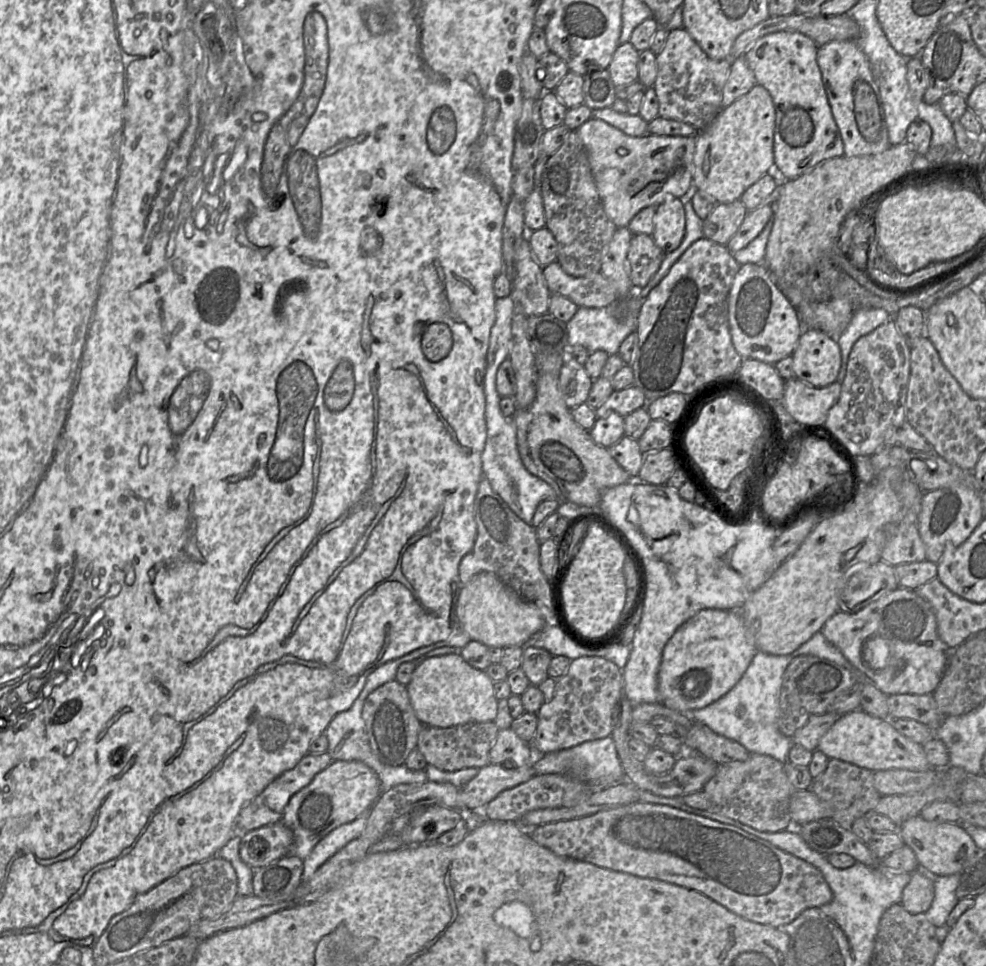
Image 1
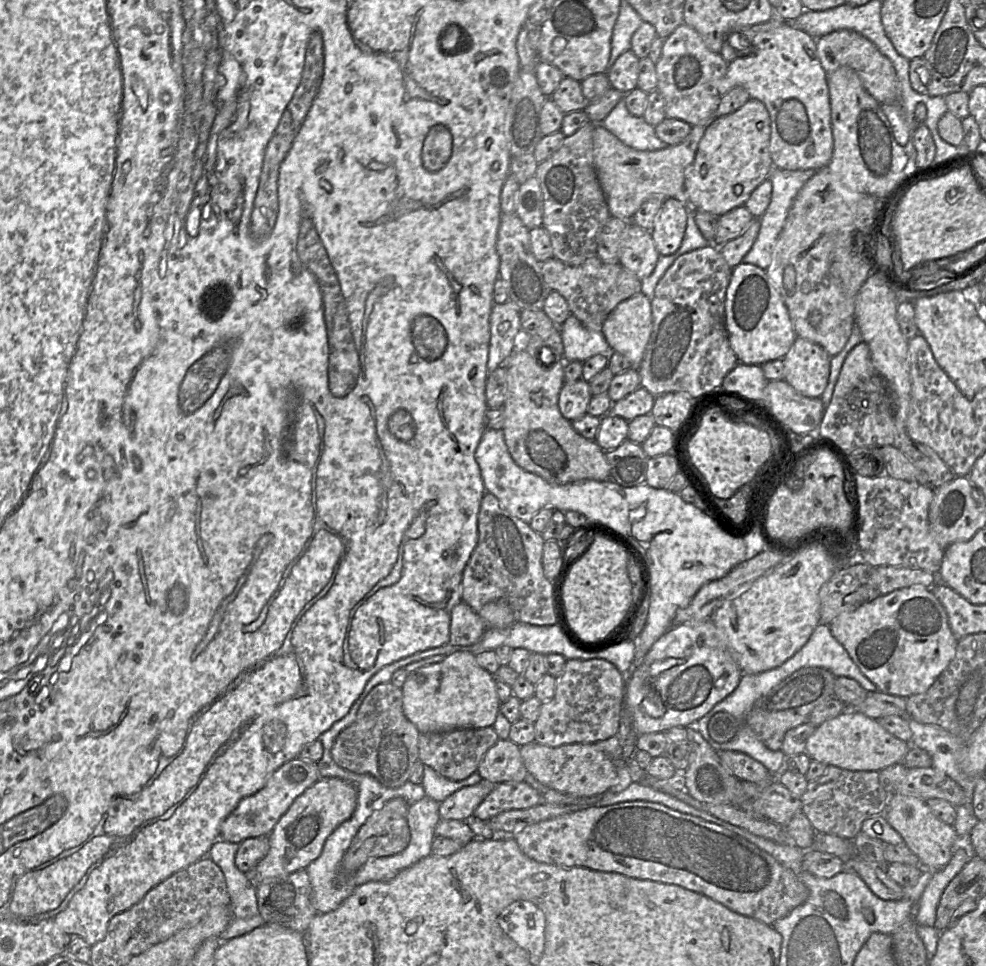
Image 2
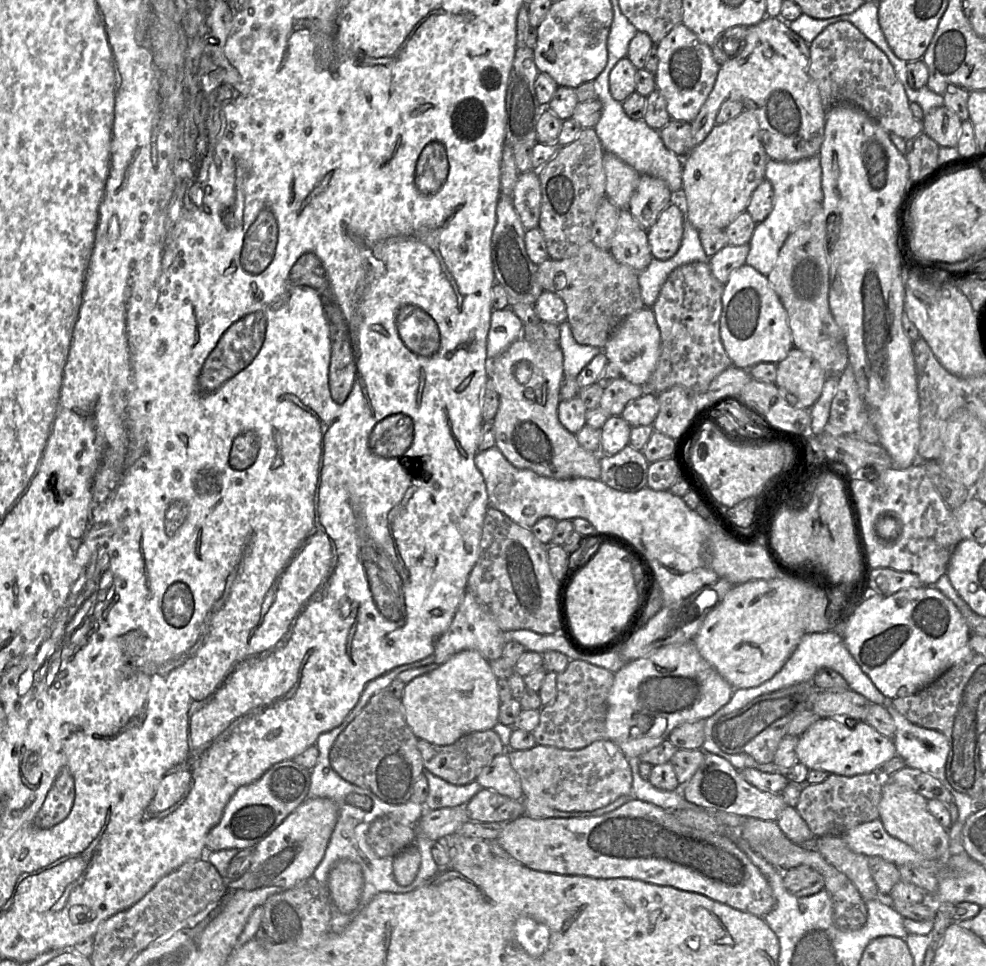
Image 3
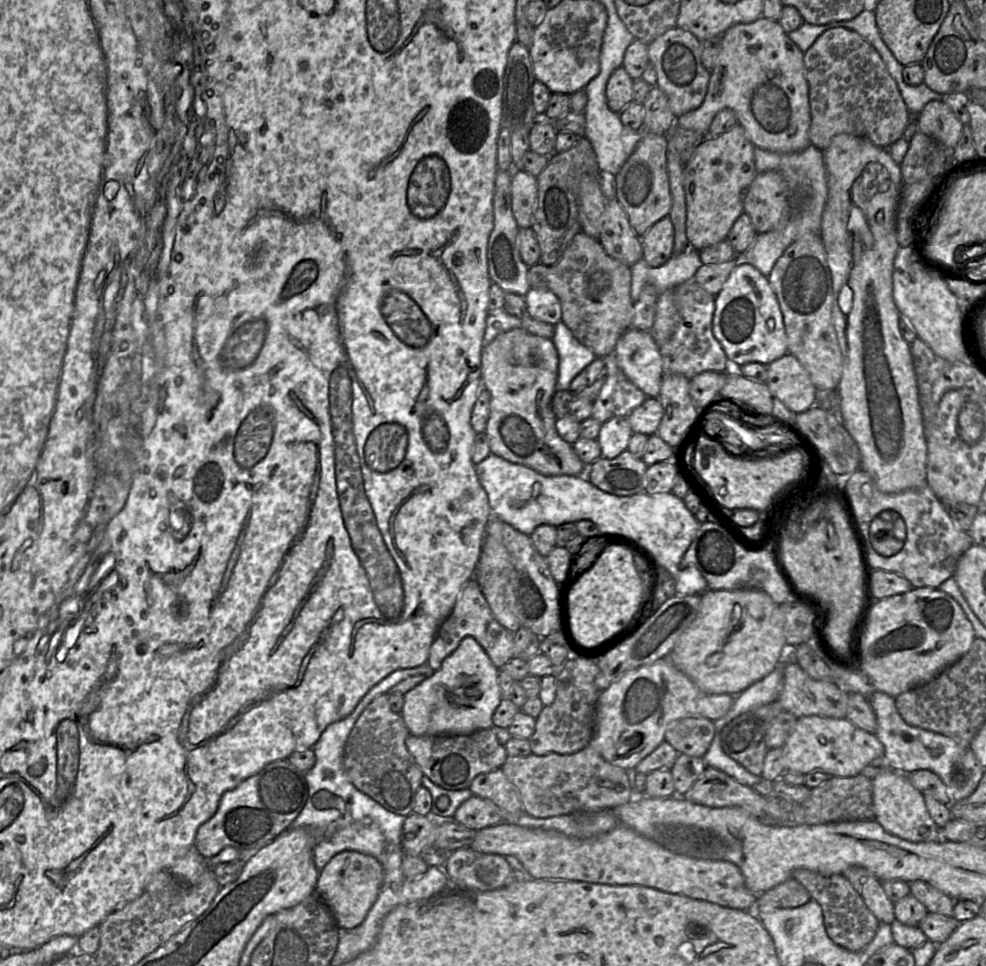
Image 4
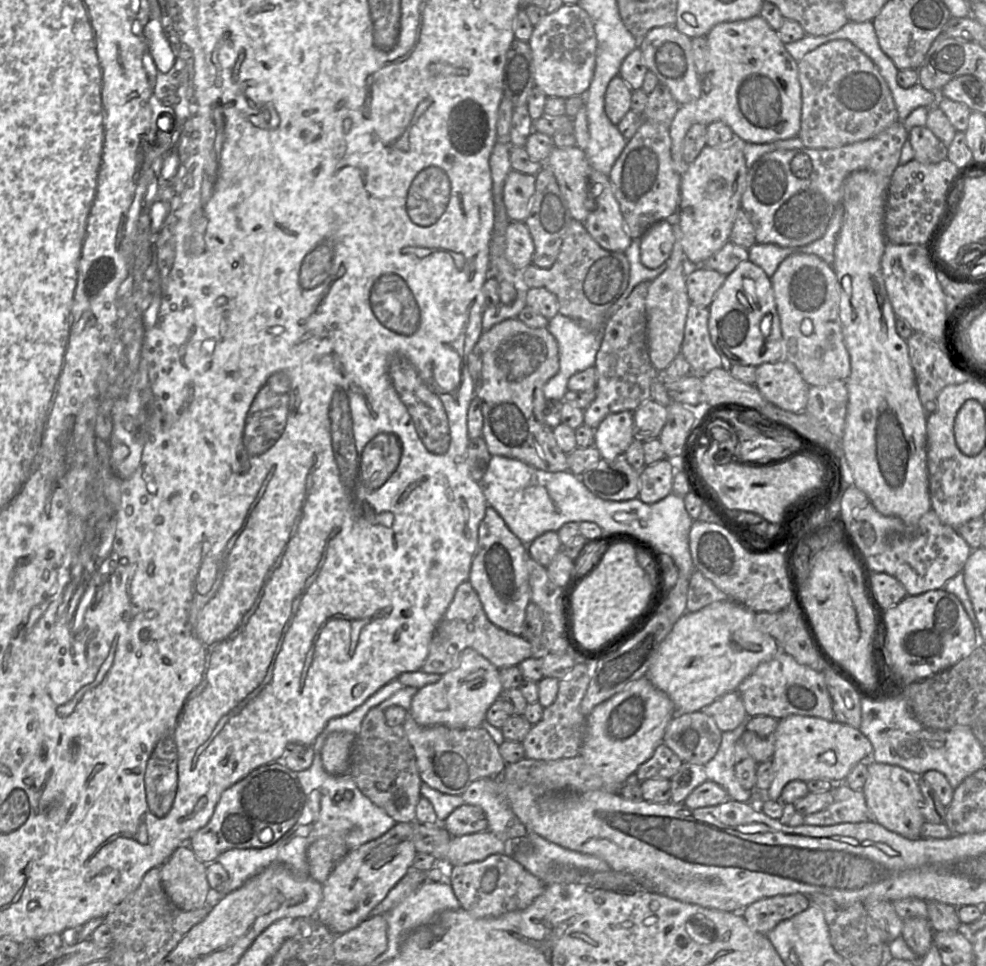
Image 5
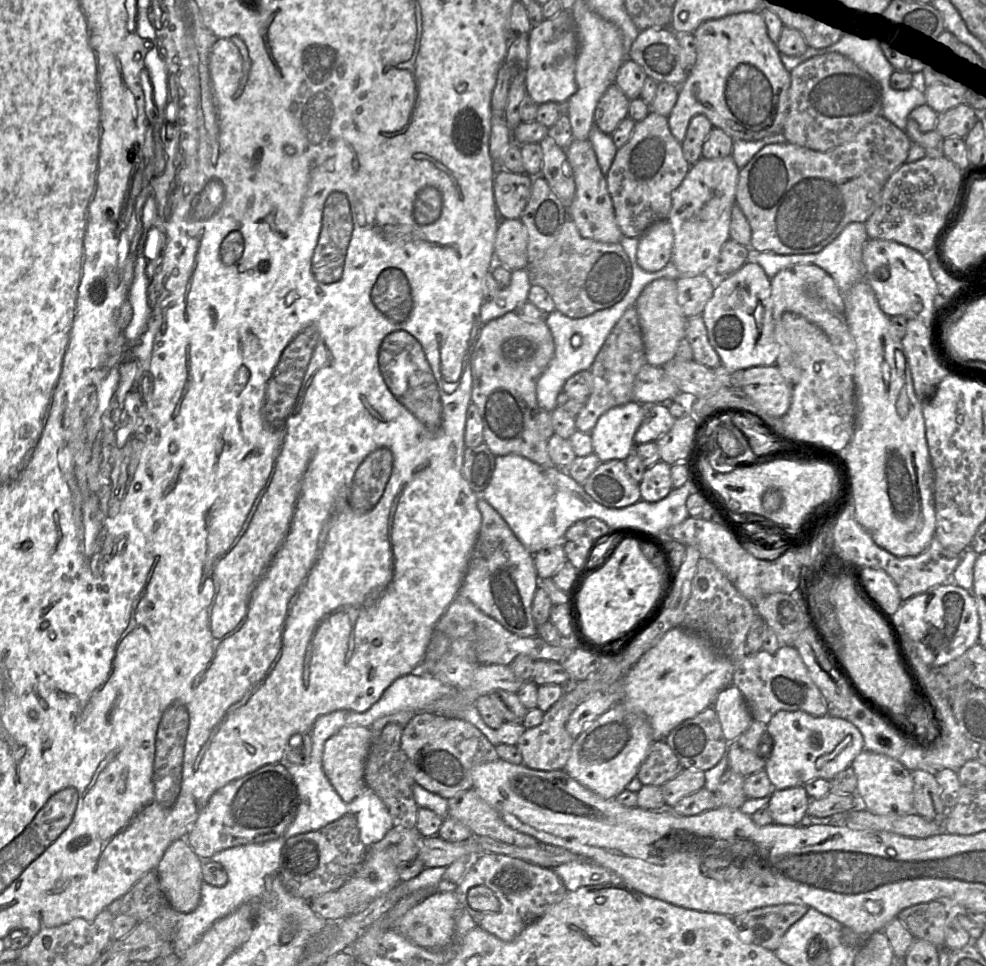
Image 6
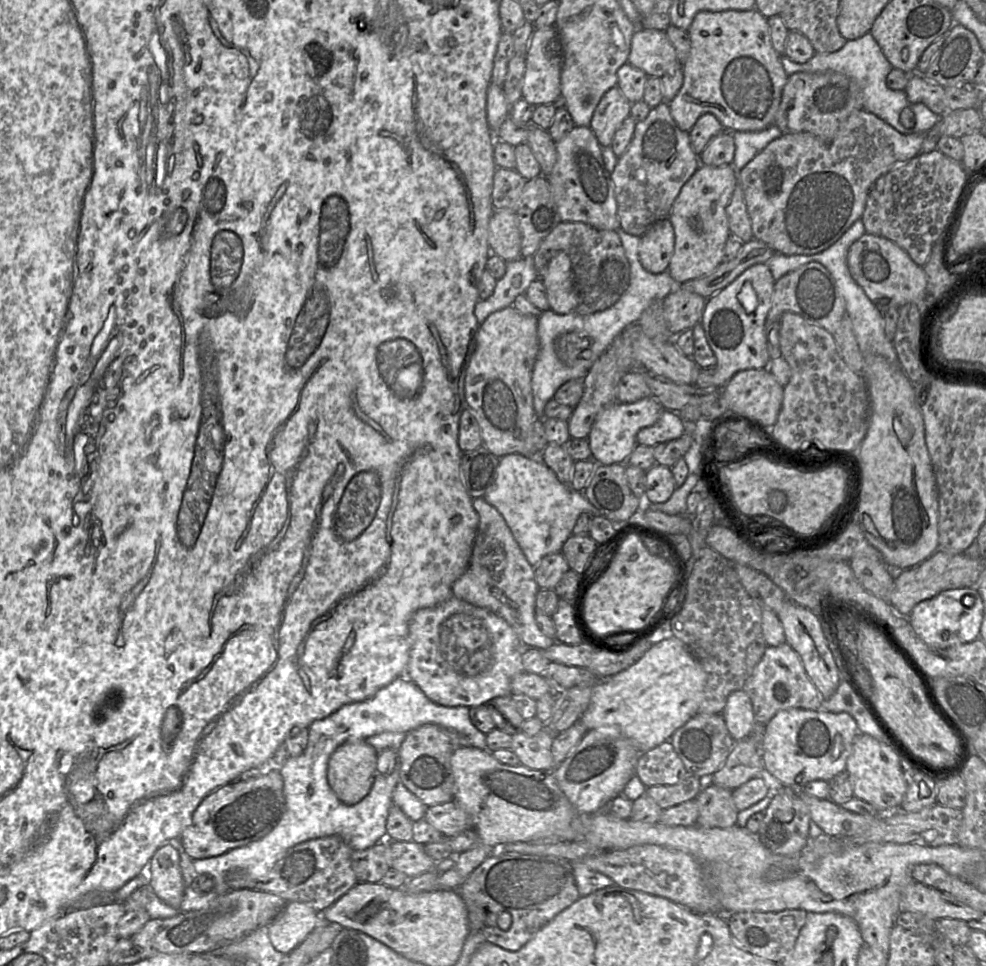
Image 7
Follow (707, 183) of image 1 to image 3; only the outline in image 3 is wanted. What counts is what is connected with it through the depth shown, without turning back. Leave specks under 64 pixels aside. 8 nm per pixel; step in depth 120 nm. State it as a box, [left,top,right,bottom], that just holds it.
[682,110,769,229]

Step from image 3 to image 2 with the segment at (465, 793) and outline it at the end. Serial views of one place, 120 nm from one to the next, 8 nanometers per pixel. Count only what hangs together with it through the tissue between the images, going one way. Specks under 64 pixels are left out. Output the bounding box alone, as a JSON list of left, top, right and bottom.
[422,765,481,803]

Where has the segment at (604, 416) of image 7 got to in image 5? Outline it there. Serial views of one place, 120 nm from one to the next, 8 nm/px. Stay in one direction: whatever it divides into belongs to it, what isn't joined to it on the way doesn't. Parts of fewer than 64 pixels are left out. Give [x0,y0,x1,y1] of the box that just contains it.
[594,411,634,460]

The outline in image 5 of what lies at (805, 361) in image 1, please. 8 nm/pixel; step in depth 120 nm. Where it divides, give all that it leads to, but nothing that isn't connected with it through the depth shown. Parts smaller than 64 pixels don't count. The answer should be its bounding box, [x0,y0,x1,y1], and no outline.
[755,360,810,412]

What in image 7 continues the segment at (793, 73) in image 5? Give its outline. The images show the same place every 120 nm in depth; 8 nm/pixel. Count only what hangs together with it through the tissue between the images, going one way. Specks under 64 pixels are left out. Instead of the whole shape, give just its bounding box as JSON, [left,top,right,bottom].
[668,8,789,133]

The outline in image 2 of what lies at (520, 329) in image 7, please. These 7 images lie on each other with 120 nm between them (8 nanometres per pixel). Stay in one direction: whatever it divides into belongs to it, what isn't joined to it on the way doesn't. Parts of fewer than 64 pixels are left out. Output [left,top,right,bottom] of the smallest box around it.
[502,347,610,484]

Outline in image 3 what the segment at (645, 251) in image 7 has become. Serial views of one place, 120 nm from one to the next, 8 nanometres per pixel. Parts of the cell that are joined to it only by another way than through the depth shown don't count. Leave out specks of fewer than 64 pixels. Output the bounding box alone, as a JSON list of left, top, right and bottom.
[647,202,685,260]

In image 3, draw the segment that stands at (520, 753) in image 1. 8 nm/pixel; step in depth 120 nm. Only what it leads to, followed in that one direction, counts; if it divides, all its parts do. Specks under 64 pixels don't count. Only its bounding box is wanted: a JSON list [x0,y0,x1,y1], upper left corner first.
[475,751,523,800]

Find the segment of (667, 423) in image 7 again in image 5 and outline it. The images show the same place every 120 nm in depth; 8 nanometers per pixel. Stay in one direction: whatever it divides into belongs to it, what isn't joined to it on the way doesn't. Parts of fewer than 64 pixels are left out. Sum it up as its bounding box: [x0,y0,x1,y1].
[633,398,667,442]

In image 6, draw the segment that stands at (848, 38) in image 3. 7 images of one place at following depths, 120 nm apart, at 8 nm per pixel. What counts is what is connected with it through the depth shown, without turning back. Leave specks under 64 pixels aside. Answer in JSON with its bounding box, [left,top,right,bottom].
[783,53,882,152]

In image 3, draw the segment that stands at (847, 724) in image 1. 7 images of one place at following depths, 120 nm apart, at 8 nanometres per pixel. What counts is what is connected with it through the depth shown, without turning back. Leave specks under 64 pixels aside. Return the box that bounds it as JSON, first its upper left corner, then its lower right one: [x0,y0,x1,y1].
[796,718,897,777]

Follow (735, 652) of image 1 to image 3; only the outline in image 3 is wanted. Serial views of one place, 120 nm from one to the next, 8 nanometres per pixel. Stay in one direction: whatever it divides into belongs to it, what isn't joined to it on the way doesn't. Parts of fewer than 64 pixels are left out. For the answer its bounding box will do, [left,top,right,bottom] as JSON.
[605,641,733,759]

